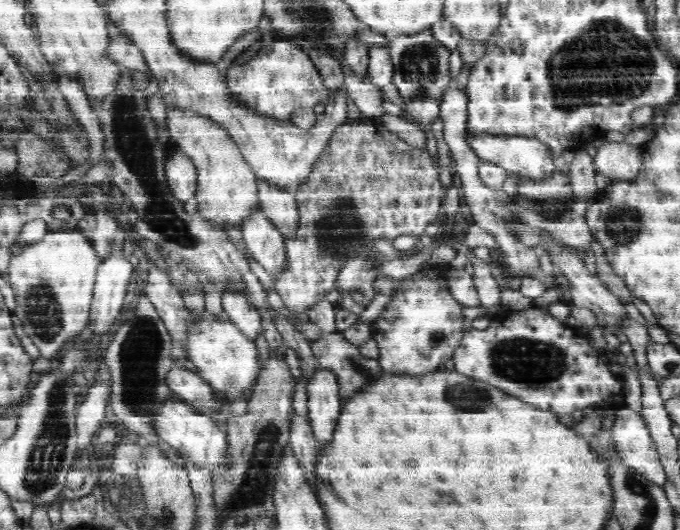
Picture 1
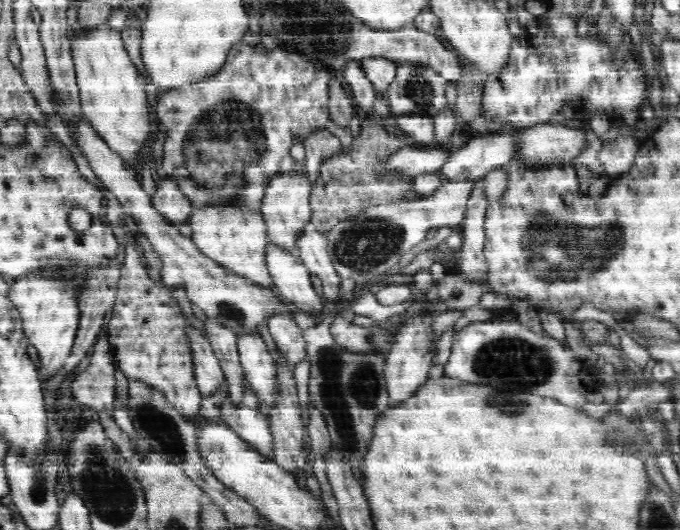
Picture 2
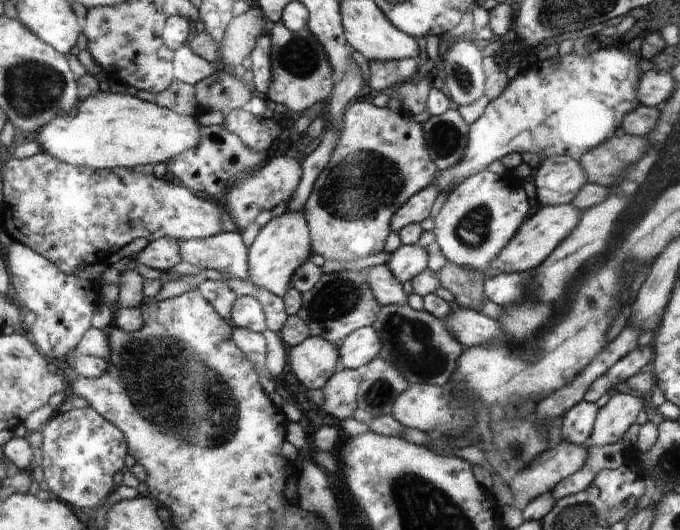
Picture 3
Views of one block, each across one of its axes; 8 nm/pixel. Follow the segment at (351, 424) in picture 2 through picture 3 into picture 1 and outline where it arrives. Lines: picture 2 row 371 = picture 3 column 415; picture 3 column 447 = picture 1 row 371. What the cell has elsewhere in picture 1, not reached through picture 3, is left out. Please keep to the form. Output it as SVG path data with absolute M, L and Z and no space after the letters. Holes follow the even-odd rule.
M342 332L324 333L318 340L311 342L312 353L318 359L318 363L326 372L333 373L337 378L337 390L342 400L342 406L353 398L358 390L366 390L376 380L384 376L384 370L380 370L380 361L376 358L366 358L360 352L359 347L353 346L344 339Z

